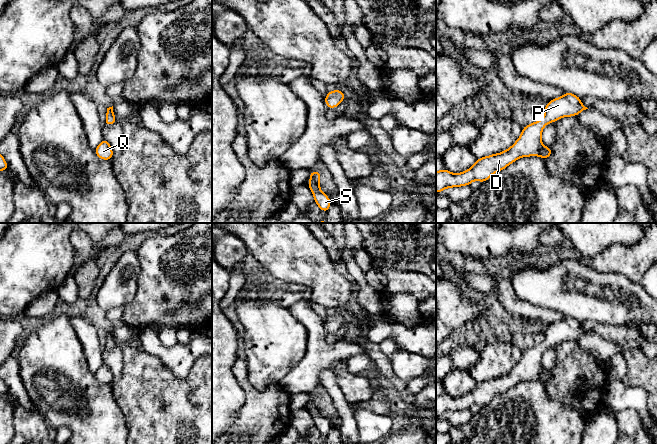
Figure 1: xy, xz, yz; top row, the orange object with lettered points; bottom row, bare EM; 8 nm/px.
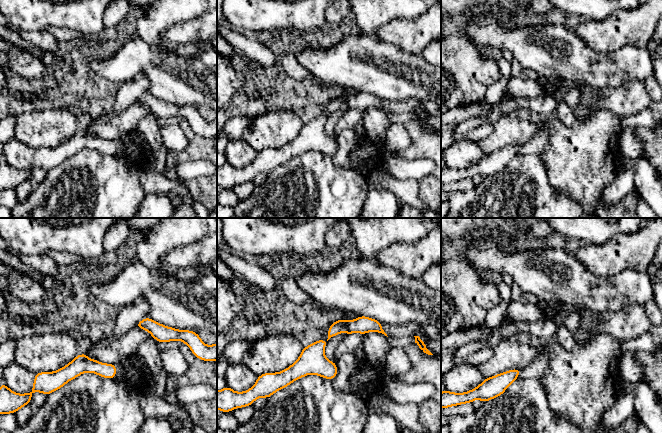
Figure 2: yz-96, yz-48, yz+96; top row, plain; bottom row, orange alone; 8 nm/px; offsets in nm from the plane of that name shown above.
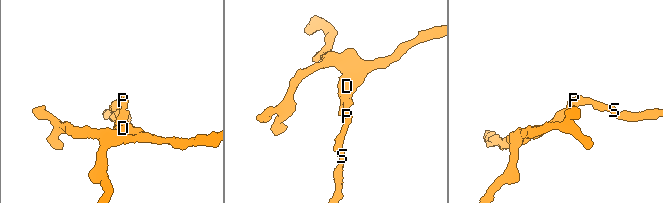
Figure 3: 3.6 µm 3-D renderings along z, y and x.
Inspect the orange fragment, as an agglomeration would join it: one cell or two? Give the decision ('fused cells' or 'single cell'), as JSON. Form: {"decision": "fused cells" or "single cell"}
{"decision": "single cell"}

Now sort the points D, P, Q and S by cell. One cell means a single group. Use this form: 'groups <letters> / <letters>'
groups D P Q S

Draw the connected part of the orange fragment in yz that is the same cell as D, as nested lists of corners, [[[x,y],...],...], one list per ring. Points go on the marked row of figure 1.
[[[570,92],[550,100],[544,108],[543,119],[525,126],[520,137],[507,150],[476,159],[475,164],[470,169],[459,174],[454,174],[445,168],[436,171],[436,192],[440,193],[445,188],[470,185],[474,180],[483,183],[494,173],[505,169],[521,157],[549,158],[552,153],[551,147],[544,147],[541,141],[544,126],[556,122],[562,117],[576,116],[586,109],[588,108],[581,103],[581,99]]]

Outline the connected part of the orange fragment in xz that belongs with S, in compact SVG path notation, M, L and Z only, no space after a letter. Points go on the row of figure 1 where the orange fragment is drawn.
M312 171L309 177L310 183L307 184L307 186L312 191L317 206L323 212L327 212L332 203L329 197L322 190L319 189L320 176L321 173L319 171Z

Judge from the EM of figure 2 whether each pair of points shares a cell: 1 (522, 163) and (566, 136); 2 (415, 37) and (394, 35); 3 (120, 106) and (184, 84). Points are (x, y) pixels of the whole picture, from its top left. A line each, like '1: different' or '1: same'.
1: different
2: same
3: different

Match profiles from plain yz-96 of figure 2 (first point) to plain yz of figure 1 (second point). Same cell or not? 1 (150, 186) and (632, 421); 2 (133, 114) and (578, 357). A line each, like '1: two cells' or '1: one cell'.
1: one cell
2: two cells

